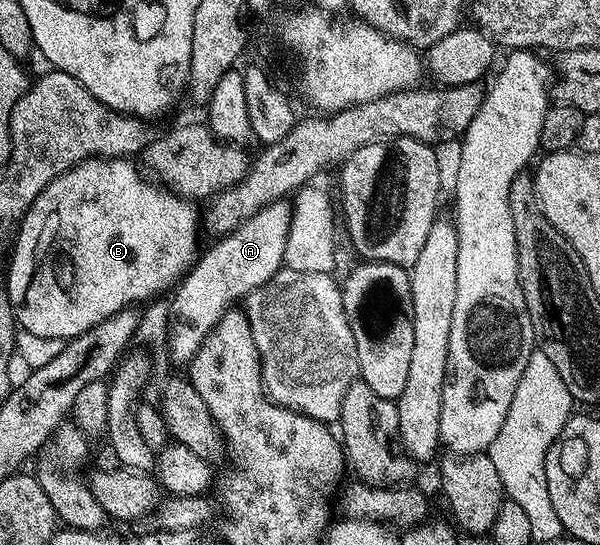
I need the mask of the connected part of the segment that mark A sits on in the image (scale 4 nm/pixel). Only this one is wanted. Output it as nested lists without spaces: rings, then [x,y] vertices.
[[[286,199],[278,200],[272,204],[266,204],[253,218],[241,222],[237,230],[233,230],[228,236],[220,237],[214,241],[211,249],[204,251],[187,275],[179,281],[170,297],[171,313],[168,320],[167,341],[165,350],[169,352],[170,360],[177,366],[190,365],[197,350],[203,345],[205,338],[215,329],[226,312],[232,307],[234,300],[242,301],[250,292],[258,292],[261,286],[269,282],[269,278],[278,276],[284,267],[286,258],[286,242],[290,234],[292,205]]]

